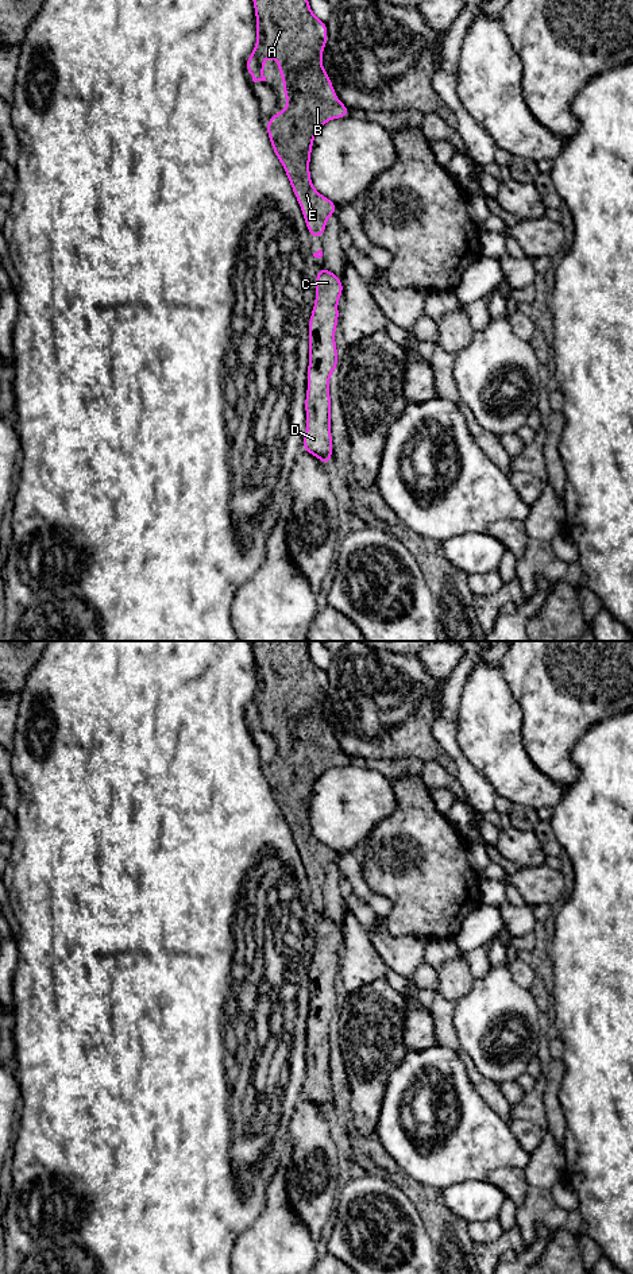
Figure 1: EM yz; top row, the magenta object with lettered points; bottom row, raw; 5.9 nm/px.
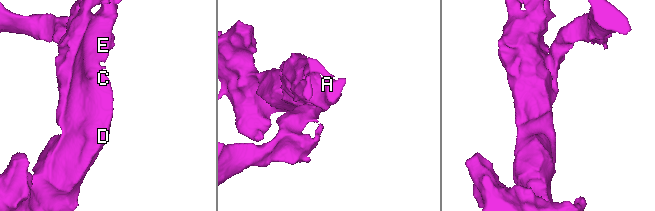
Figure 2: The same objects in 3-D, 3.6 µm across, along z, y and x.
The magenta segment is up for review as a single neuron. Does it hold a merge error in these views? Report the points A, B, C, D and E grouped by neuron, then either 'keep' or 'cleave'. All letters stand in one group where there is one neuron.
groups A B C D E; keep

